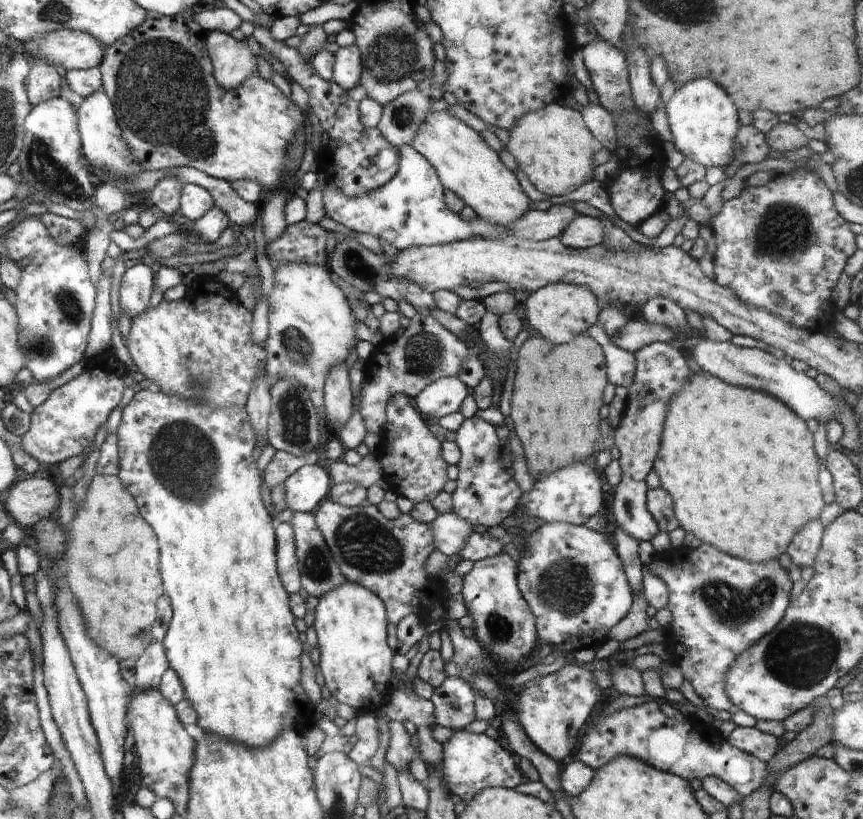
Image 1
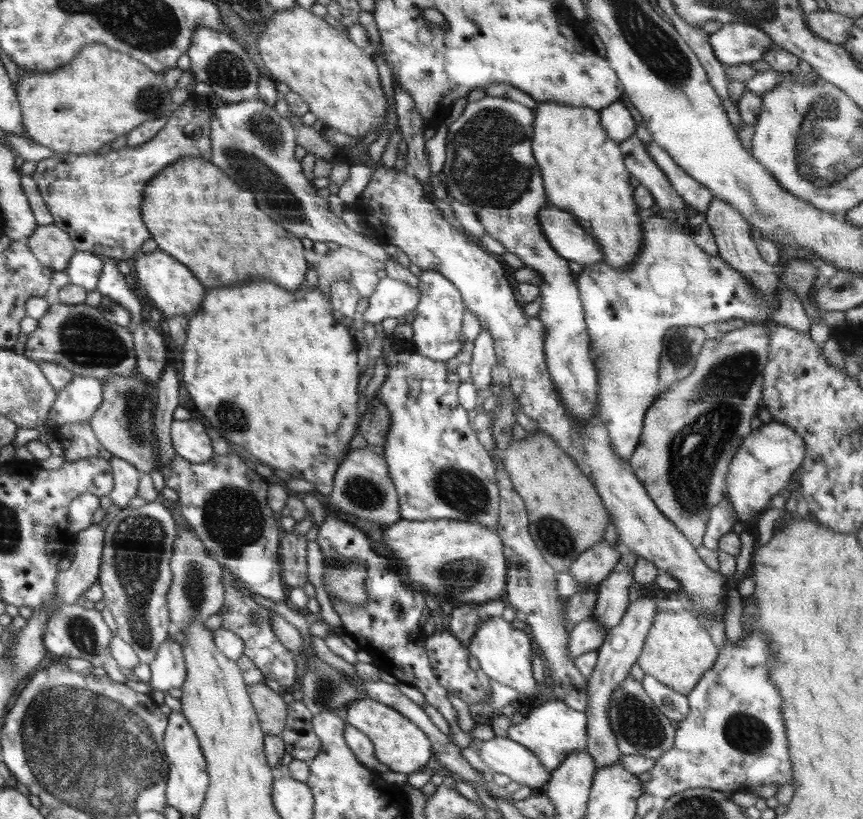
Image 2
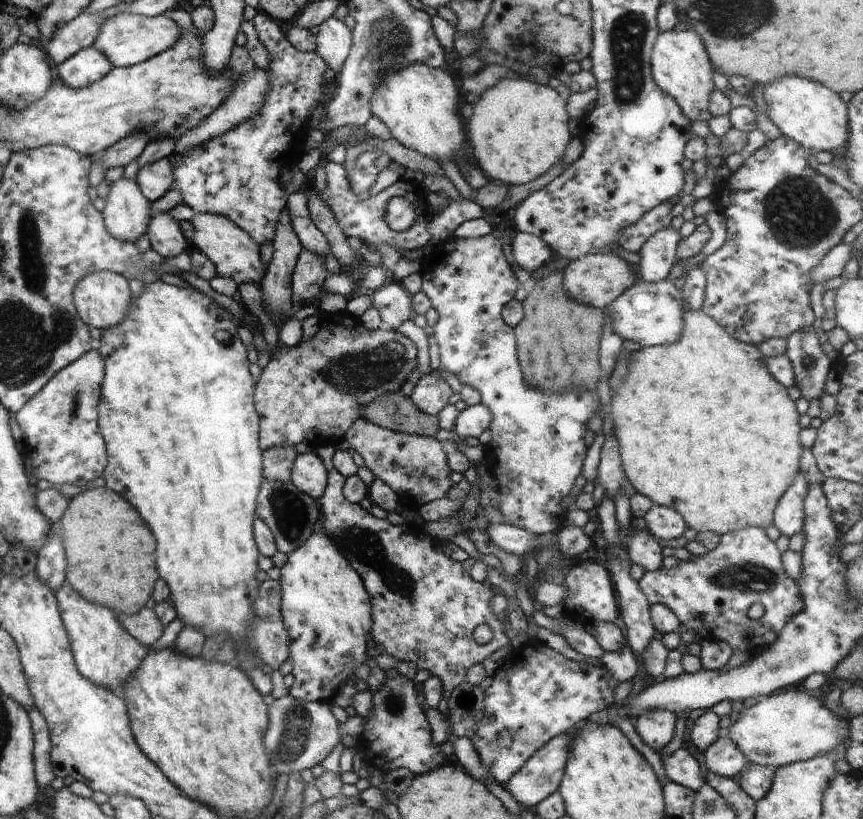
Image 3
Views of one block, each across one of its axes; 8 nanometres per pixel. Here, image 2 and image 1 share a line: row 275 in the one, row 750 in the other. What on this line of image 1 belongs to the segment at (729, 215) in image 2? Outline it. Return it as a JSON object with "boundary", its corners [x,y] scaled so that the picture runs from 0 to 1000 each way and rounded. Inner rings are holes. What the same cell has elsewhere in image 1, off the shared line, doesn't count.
{"boundary":[[[854,888],[841,901],[842,906],[854,916],[874,923],[877,928],[890,929],[904,913],[903,904],[892,897],[881,894],[875,888]]]}

